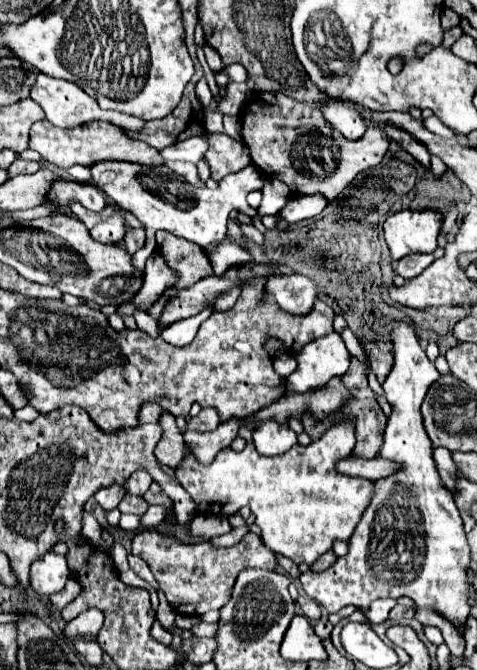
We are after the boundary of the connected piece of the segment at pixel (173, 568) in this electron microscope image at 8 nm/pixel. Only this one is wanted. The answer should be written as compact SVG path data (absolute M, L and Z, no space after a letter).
M146 529L140 533L140 539L136 537L132 541L132 553L148 563L168 603L180 615L202 615L210 609L220 609L226 605L232 595L232 585L242 569L260 567L276 571L278 567L276 553L268 551L256 533L246 533L244 539L234 547L214 549L210 543L182 543L154 529Z

